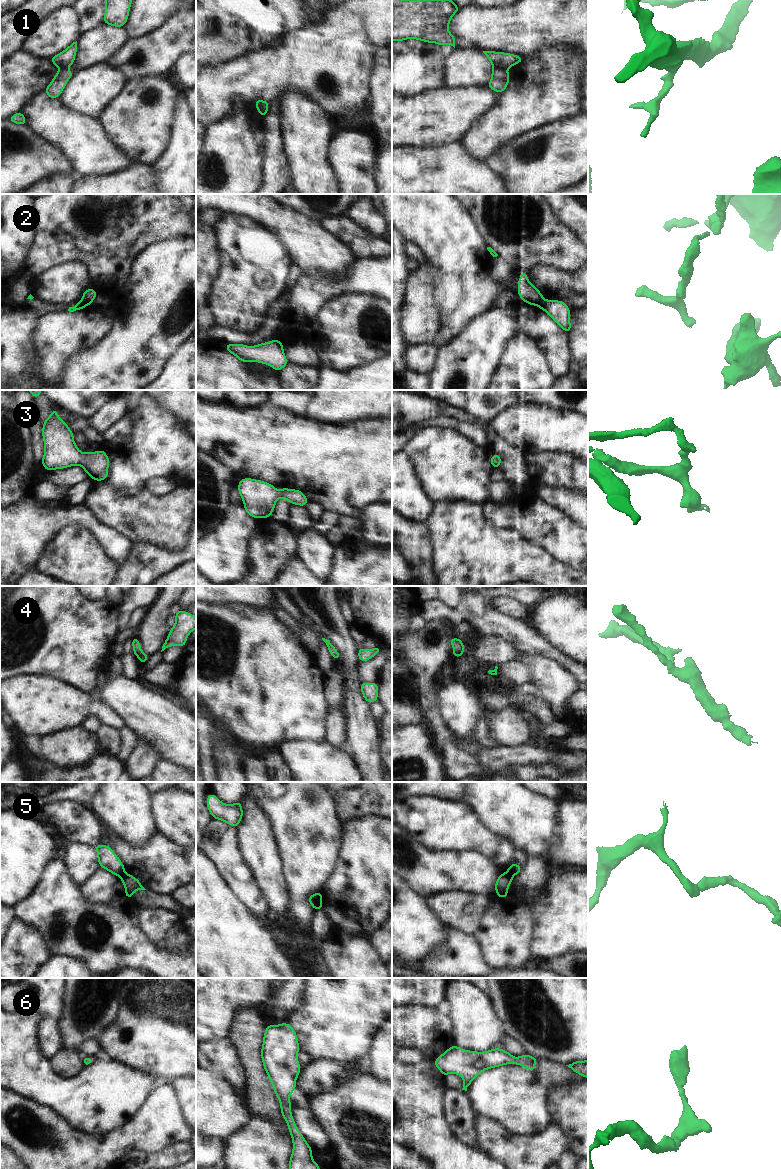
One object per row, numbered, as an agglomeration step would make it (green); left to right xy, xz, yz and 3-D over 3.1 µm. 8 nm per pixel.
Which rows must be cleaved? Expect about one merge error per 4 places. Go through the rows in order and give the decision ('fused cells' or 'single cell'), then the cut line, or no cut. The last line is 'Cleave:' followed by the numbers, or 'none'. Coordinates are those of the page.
1: fused cells; cut in yz along (505, 68), (494, 69)
2: fused cells; cut in yz along (544, 300), (538, 305)
3: single cell; no cut
4: single cell; no cut
5: fused cells; cut in yz along (506, 872), (513, 875)
6: single cell; no cut
Cleave: 1, 2, 5

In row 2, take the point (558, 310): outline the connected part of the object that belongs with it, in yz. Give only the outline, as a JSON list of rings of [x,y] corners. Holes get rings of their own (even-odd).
[[[544,300],[539,308],[545,311],[566,333],[571,331],[571,312],[564,301]]]

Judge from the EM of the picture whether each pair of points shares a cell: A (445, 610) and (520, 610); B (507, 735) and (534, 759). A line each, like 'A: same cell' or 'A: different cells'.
A: different cells
B: different cells

